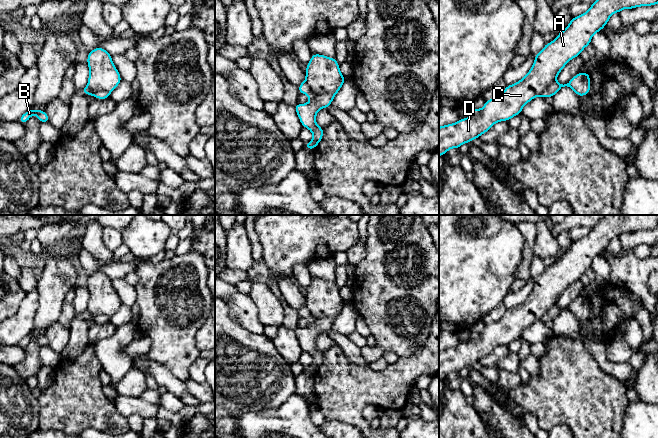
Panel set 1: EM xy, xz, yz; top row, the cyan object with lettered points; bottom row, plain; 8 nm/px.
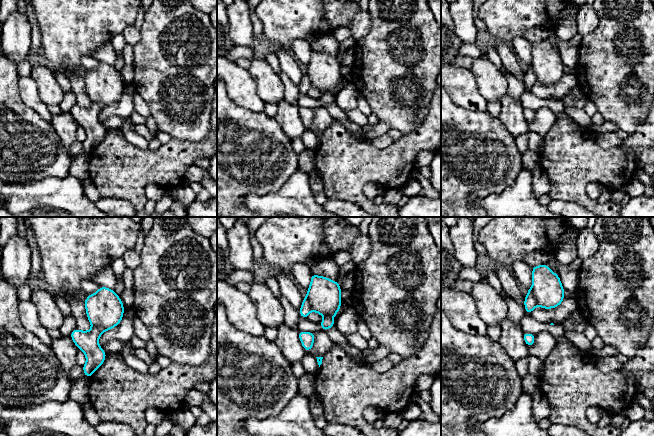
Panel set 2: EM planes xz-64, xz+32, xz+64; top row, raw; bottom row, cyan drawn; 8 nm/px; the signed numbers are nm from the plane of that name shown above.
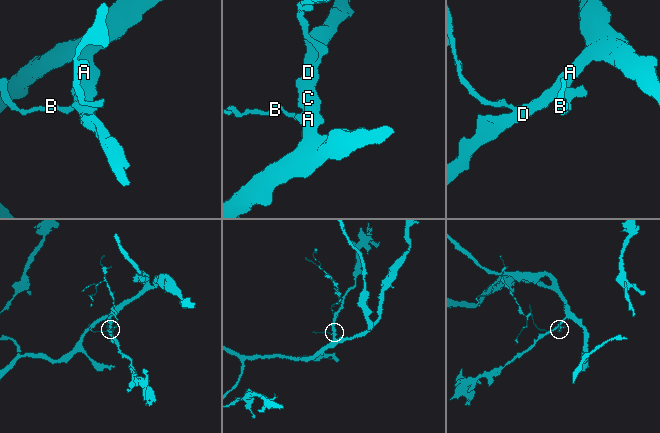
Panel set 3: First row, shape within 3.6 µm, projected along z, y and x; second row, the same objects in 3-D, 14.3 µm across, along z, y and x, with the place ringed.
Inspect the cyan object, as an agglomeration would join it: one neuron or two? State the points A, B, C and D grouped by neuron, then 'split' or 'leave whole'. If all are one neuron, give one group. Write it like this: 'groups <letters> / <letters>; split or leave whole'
groups A C D / B; split

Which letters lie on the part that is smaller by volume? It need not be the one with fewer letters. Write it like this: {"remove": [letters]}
{"remove": ["B"]}

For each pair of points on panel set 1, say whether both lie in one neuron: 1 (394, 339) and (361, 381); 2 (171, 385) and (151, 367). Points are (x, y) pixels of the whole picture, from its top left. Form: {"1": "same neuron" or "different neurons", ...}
{"1": "different neurons", "2": "same neuron"}

